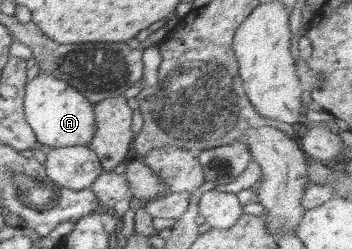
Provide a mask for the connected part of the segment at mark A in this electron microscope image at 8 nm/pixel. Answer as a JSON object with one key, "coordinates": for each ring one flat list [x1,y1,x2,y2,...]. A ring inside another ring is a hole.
{"coordinates":[[39,73,25,86,25,120,33,129,37,141,52,148,88,145,97,131,93,106,77,89,47,73]]}

